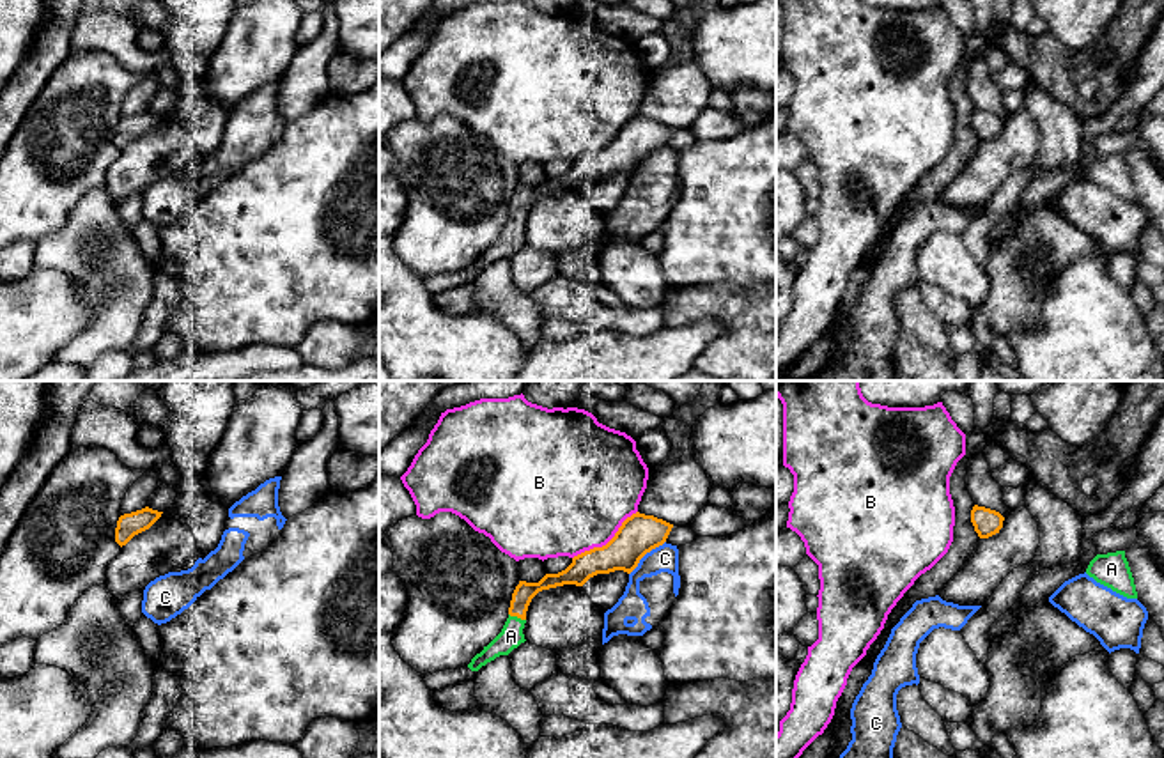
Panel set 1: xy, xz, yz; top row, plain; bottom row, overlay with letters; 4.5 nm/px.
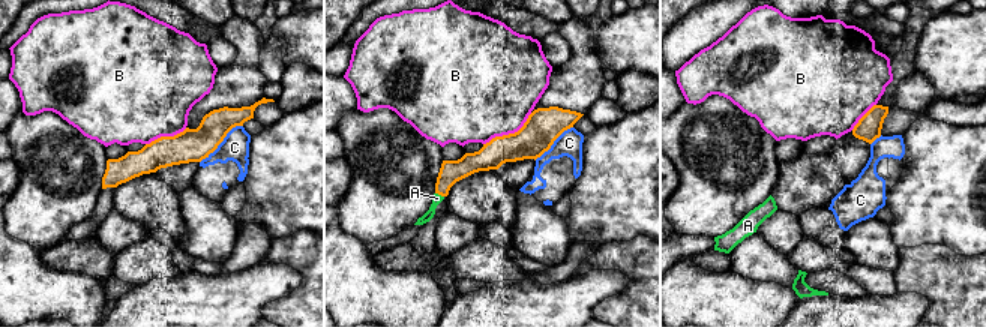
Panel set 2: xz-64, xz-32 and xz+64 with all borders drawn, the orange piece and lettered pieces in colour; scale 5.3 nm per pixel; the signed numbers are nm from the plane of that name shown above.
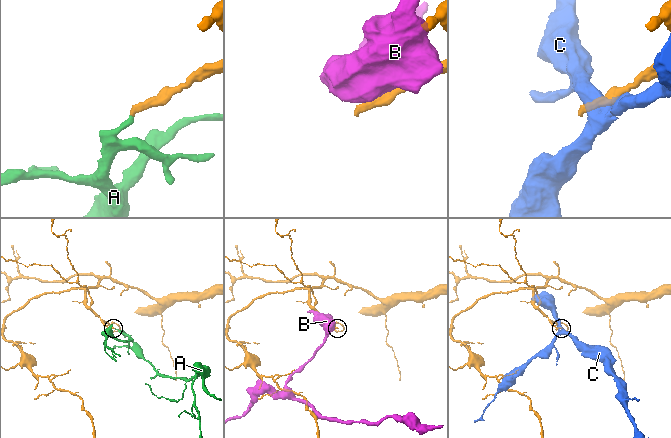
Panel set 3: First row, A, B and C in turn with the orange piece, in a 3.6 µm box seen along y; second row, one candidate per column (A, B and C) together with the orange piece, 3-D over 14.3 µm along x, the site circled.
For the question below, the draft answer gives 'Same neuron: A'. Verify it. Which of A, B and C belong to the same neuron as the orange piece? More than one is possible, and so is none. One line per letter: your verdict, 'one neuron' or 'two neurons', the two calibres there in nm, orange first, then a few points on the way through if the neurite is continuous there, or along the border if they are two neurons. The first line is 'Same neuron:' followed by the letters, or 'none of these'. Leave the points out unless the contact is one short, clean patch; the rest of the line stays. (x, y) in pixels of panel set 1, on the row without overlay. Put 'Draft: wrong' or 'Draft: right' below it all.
Same neuron: A
A: one neuron; 90 nm thick on the orange side, 110 nm on the other; runs through xz (523, 197), (518, 220), (511, 239)
B: two neurons; 180 nm thick on the orange side, 480 nm on the other
C: two neurons; 180 nm thick on the orange side, 130 nm on the other
Draft: right

